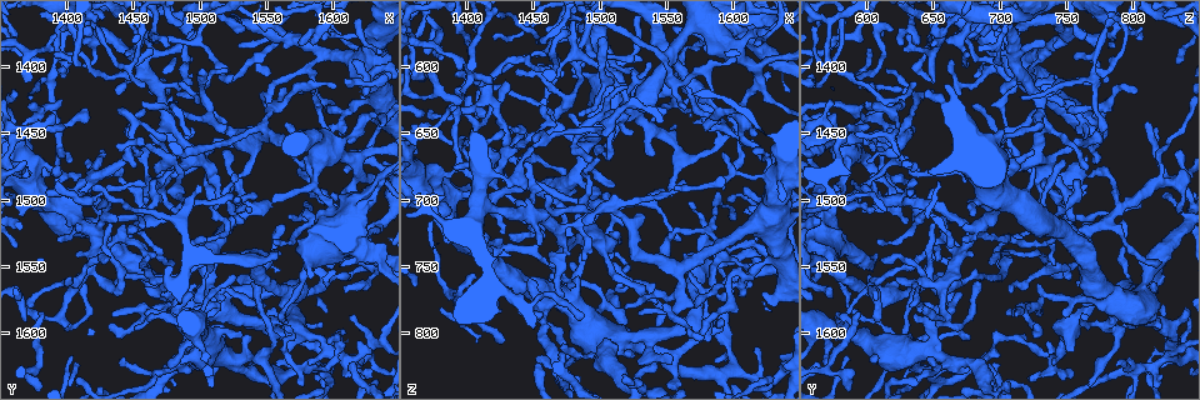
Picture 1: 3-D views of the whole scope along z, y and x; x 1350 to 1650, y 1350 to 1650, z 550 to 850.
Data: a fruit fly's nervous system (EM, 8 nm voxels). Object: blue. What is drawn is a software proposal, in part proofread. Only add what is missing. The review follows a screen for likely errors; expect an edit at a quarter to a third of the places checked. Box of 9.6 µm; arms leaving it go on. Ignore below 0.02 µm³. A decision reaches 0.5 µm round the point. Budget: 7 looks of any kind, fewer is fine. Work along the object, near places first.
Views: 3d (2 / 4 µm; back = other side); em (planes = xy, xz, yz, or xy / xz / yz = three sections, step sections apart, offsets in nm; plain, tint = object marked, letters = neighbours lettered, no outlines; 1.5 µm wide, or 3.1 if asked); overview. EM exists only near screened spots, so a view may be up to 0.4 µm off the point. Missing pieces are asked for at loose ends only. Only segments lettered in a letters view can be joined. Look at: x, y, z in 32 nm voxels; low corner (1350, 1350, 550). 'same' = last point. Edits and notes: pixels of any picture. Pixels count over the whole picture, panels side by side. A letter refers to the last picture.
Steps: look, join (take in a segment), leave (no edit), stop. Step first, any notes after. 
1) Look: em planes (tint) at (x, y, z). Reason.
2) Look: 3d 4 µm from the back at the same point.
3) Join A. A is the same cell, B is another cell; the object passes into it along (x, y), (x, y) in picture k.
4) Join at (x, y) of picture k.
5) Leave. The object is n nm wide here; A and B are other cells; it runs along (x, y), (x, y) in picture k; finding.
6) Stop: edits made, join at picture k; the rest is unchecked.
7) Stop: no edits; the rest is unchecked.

Look: 3d 2 µm at (1460, 1374, 698). Thin end.

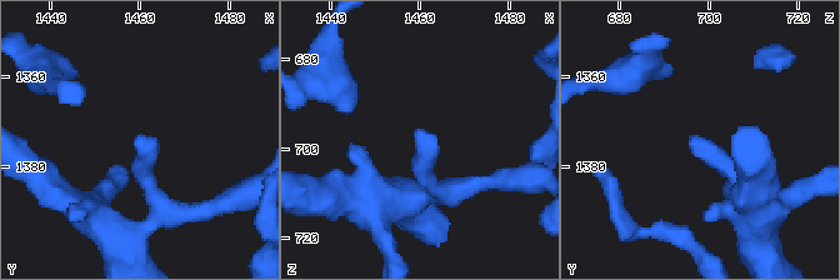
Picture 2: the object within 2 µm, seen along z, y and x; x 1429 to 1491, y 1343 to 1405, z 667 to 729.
Look: em xy step 8 (plain) at (1460, 1373, 696). Need the tissue.

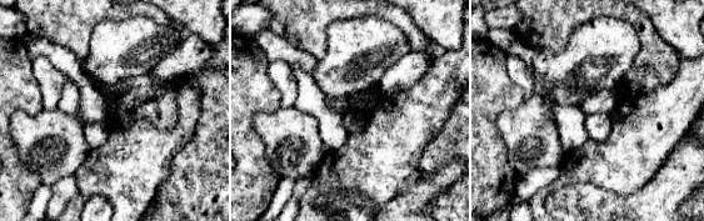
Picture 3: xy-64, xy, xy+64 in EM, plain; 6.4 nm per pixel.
Look: em xy step 8 (letters) at the same point. See the neighbours.

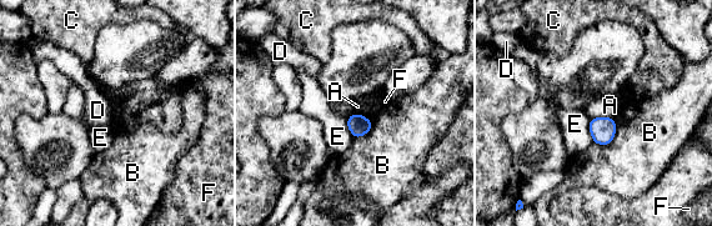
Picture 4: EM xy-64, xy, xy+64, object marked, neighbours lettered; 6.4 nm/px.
Leave. The object is 140 nm wide here; A, B, C, D, E and F are other cells; a border runs along (364, 115), (372, 122) in picture 4; no lettered segment goes on from it.

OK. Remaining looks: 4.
Look: 3d 4 µm at (1484, 1420, 650). An open end.

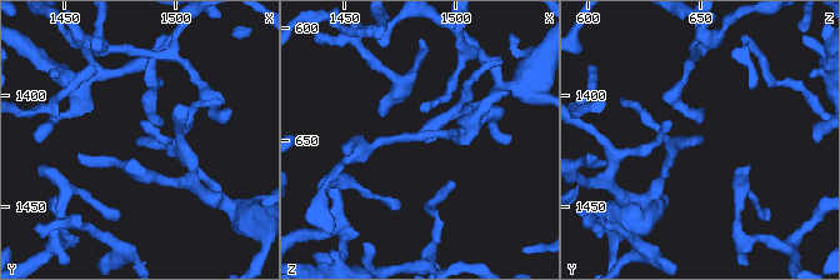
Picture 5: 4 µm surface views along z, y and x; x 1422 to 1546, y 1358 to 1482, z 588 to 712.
Look: em planes (letters) at (1484, 1421, 649).

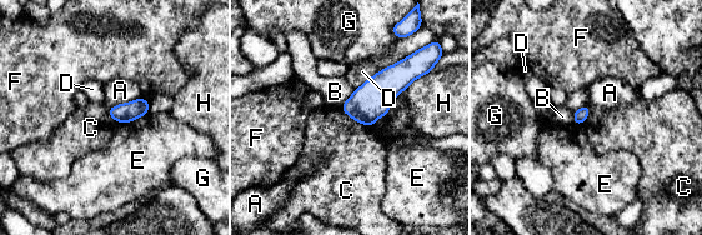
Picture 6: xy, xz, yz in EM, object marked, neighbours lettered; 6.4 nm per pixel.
Leave. A, B, C, D, E, F, G and H are other cells; a border runs along (340, 108), (355, 120), (370, 126) in picture 6; none of them fits.

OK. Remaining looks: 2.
Look: em planes (plain) at (1530, 1514, 634). Tapers out.

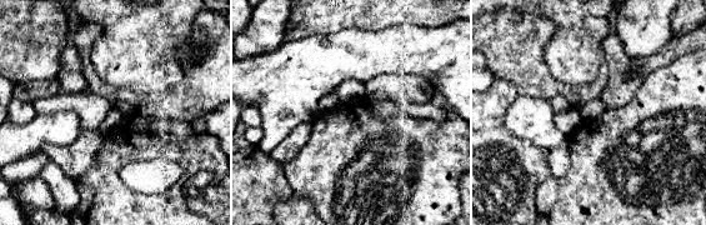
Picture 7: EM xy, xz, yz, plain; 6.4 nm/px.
Look: em planes (letters) at the same point.

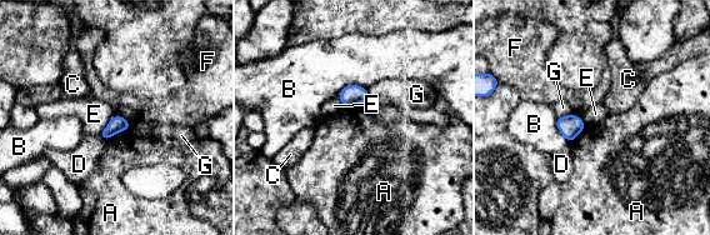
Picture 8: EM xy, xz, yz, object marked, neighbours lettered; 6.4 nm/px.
Leave. The longest contact is with B, 200 nm; A, B, C, D, E, F and G are other cells; a border runs along (118, 115), (109, 121), (99, 135) in picture 8; no lettered segment goes on from it.

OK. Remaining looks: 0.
Stop: no edits; the rest is unchecked.

